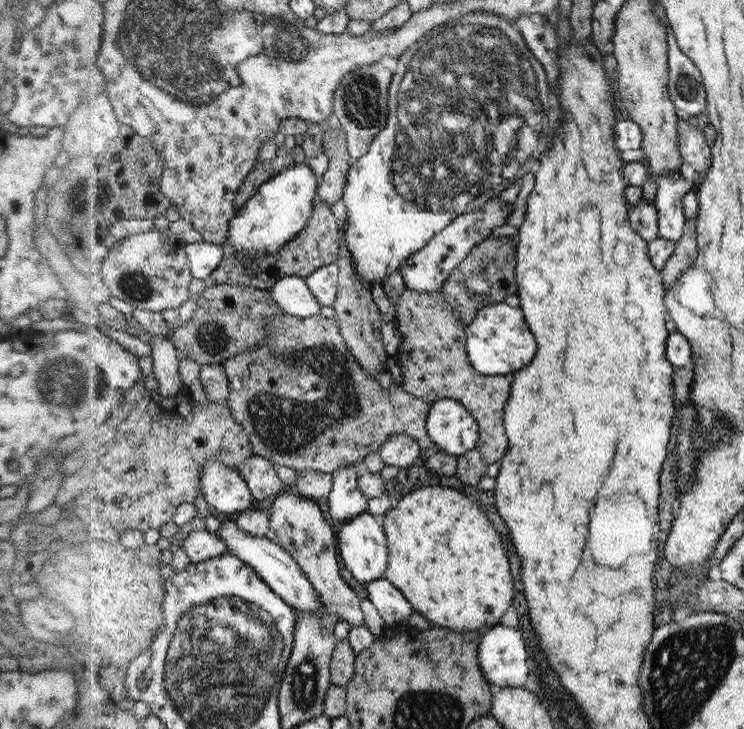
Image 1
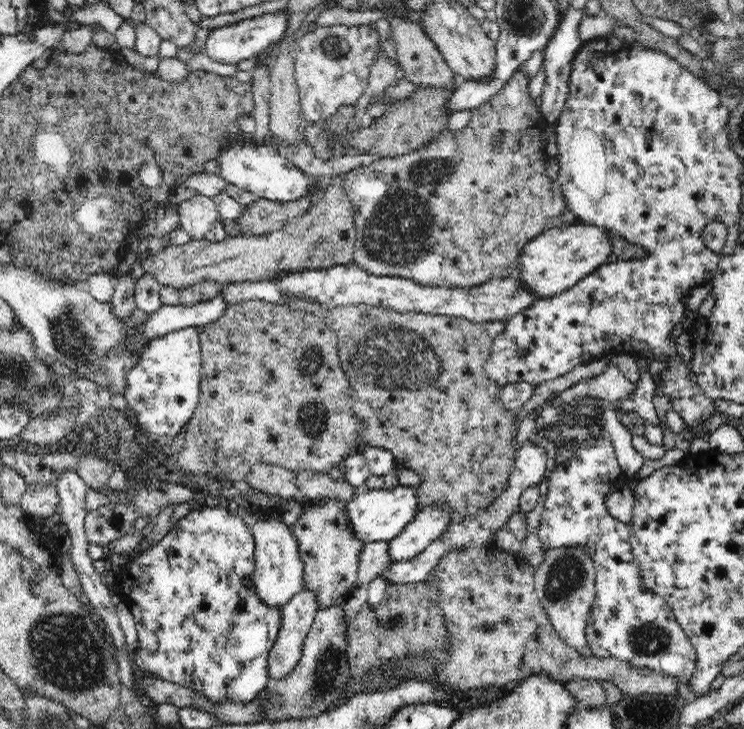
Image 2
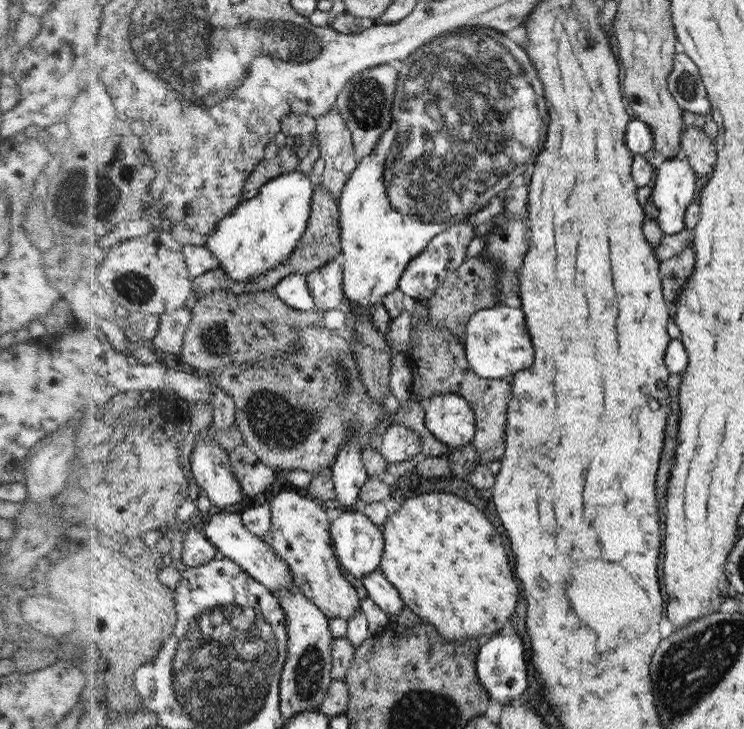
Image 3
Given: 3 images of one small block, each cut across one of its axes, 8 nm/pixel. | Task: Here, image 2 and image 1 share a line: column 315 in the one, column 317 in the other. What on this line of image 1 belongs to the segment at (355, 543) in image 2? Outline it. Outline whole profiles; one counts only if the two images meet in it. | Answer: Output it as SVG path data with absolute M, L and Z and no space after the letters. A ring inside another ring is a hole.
M280 493L272 506L272 526L267 534L270 540L281 544L298 560L315 590L321 595L329 615L338 616L351 626L366 625L361 602L356 592L340 576L338 566L336 525L330 524L324 510L315 500L301 494Z

